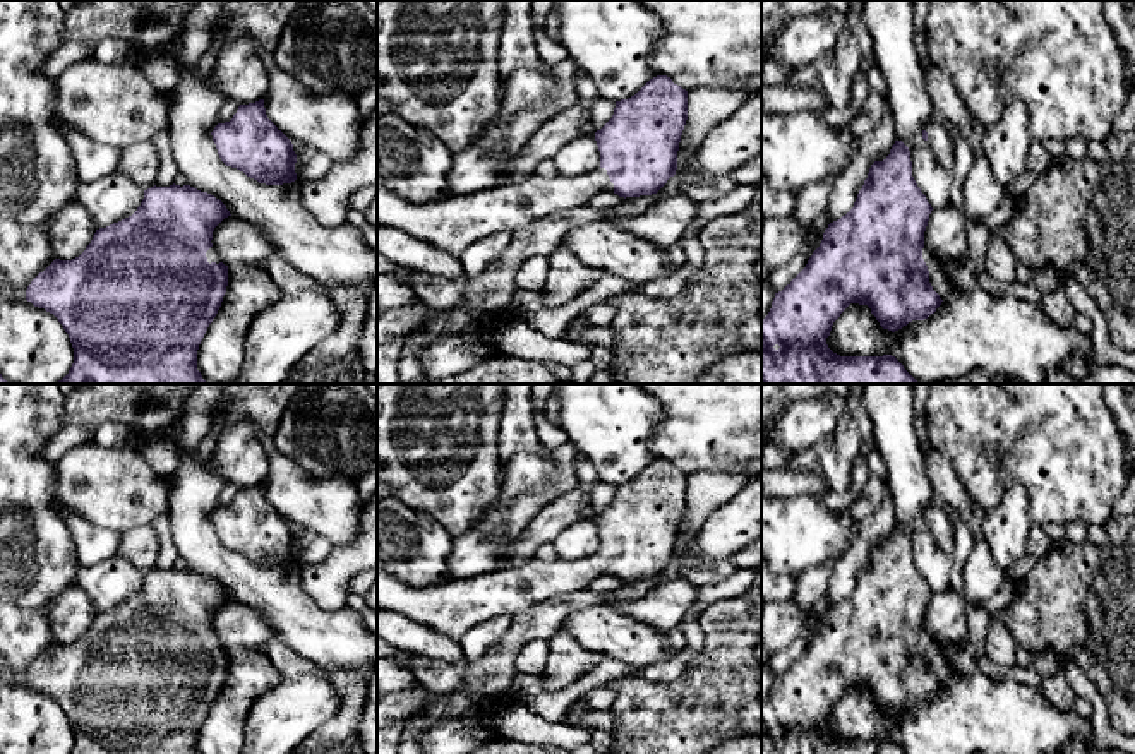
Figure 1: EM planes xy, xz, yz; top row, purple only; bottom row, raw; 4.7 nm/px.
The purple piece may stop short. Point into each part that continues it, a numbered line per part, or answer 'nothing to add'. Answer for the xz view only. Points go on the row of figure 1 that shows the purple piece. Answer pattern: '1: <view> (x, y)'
1: xz (453, 225)

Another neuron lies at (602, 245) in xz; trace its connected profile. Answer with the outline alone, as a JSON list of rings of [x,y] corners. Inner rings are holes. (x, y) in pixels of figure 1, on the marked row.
[[[610,221],[583,224],[566,235],[568,248],[588,269],[600,269],[617,278],[643,283],[667,283],[667,248],[617,228]]]

